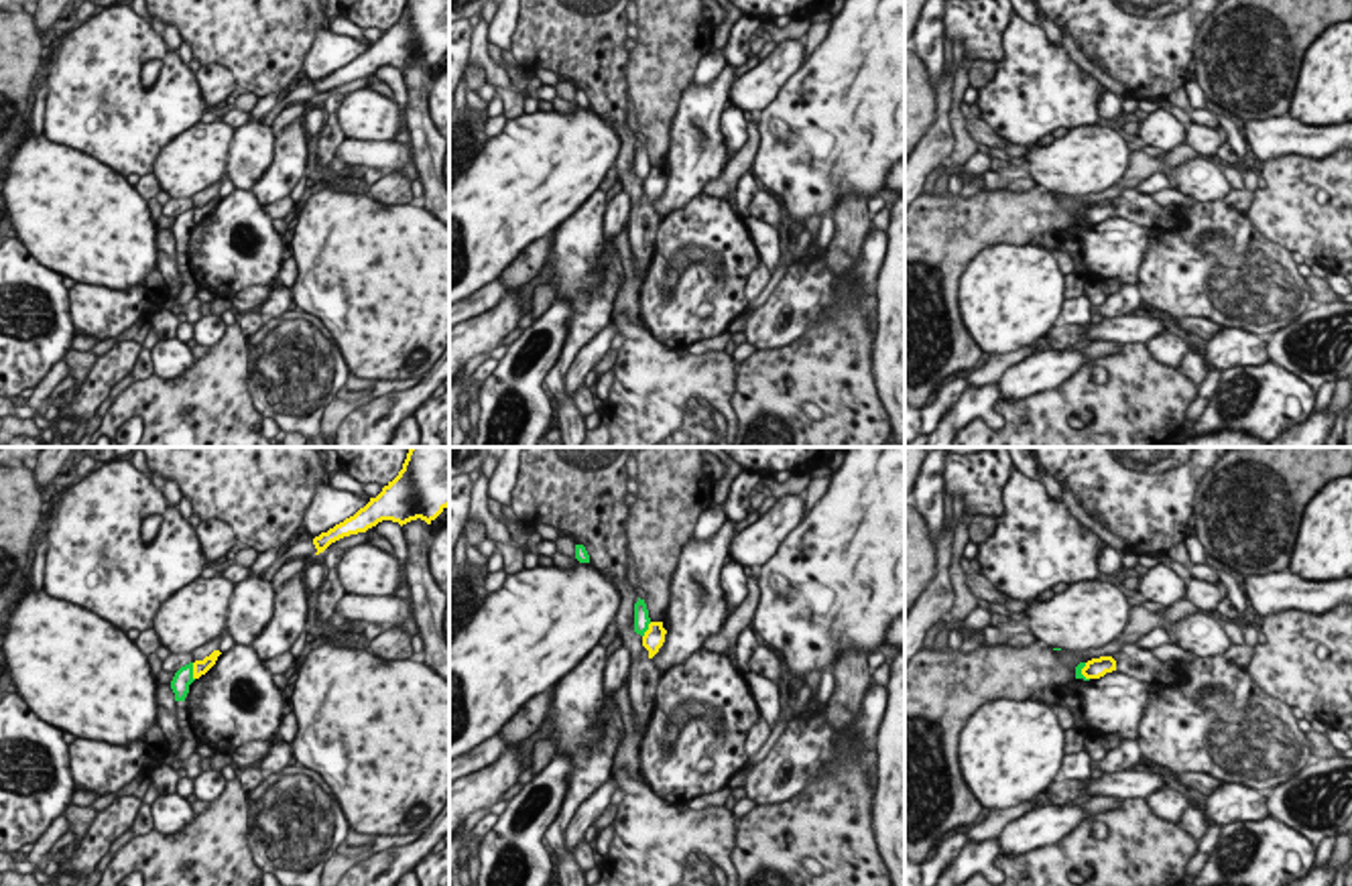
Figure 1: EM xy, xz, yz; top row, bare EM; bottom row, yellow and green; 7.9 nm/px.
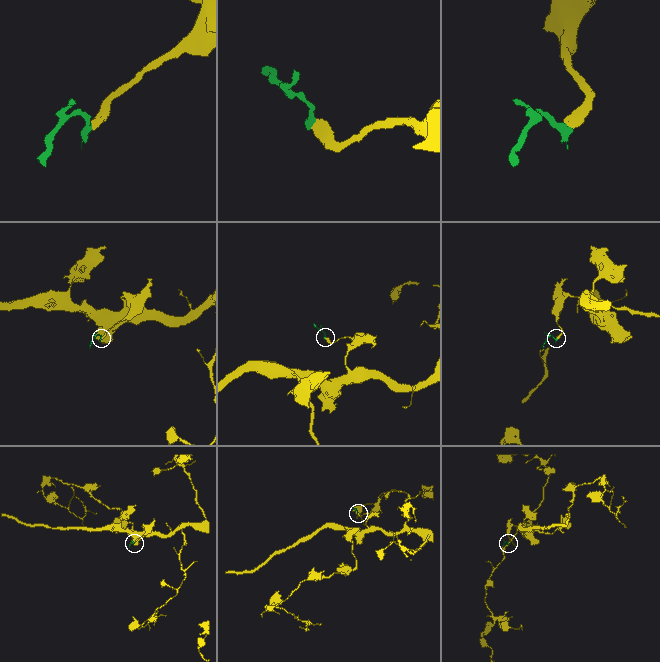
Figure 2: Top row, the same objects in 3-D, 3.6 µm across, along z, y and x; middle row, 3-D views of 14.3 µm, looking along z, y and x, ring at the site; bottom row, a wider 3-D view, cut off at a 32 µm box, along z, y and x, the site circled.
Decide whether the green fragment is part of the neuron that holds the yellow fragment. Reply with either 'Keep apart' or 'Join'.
Keep apart

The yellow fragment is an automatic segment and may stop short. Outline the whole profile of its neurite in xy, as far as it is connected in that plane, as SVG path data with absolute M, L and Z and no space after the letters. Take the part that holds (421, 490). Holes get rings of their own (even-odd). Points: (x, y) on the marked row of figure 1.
M411 447L398 476L392 482L388 482L376 498L370 498L370 502L364 508L360 508L354 516L346 518L344 522L313 539L313 545L317 549L315 555L323 553L331 543L350 534L366 532L382 520L392 520L403 526L411 520L421 518L427 524L431 524L447 506L449 447Z

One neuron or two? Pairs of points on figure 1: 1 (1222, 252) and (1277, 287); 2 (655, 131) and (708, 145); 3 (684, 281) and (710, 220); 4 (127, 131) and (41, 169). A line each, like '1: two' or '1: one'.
1: one
2: two
3: one
4: two

